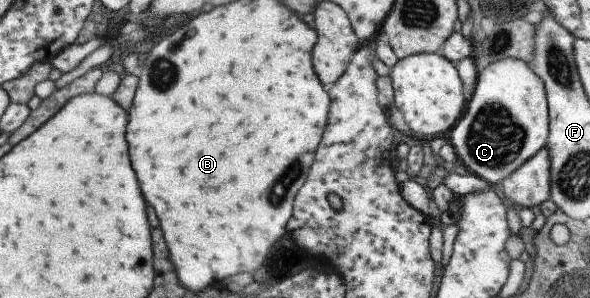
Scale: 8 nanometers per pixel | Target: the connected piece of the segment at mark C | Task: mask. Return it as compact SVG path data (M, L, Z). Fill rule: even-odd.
M502 59L480 71L473 99L449 133L450 143L469 171L492 186L502 183L546 147L550 121L550 104L543 78L524 59Z

